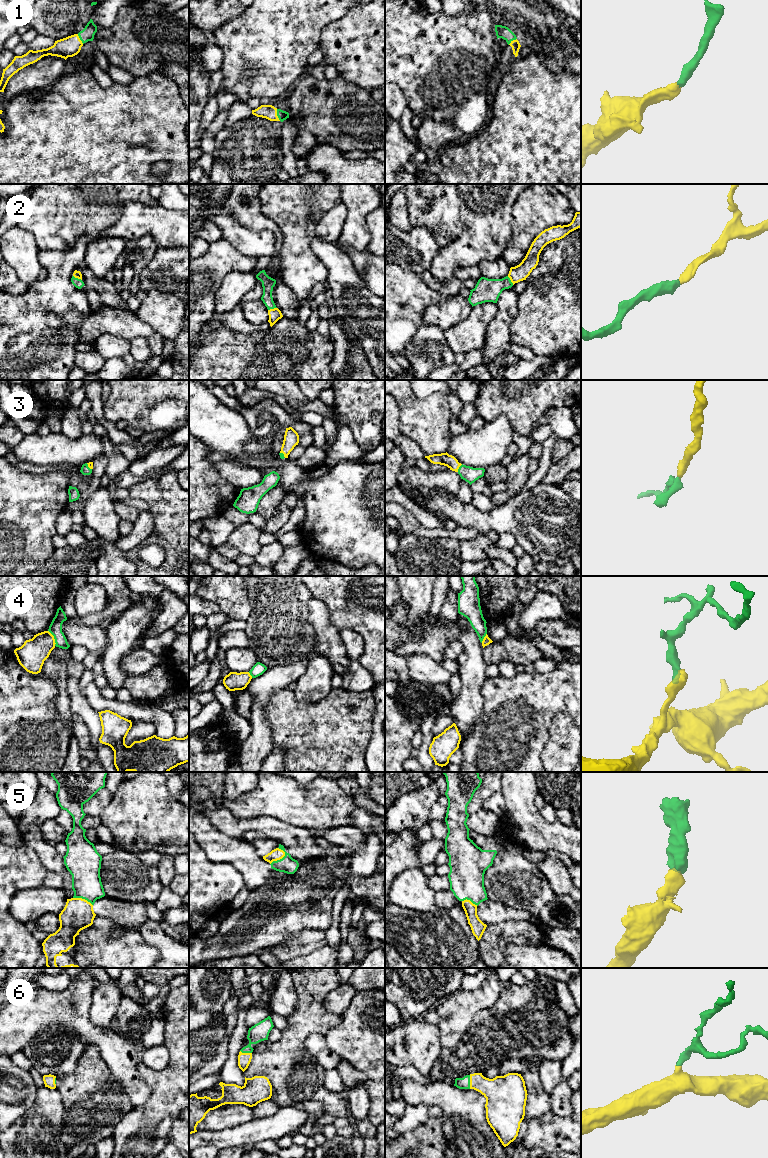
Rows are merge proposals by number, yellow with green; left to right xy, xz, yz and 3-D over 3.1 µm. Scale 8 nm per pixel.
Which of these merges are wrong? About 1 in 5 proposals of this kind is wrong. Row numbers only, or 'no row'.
4

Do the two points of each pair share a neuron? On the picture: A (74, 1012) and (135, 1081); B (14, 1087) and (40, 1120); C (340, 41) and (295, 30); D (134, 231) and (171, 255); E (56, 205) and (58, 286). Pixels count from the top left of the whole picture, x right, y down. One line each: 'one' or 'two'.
A: one
B: two
C: two
D: two
E: two

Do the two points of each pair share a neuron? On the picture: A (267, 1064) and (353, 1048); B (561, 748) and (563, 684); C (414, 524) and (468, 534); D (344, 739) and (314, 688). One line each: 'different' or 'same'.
A: different
B: different
C: same
D: different

